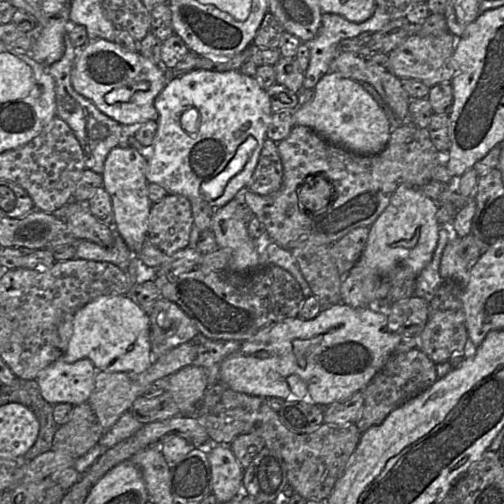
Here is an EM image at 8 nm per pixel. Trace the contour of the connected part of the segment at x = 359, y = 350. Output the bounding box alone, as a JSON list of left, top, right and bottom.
[220,303,400,406]

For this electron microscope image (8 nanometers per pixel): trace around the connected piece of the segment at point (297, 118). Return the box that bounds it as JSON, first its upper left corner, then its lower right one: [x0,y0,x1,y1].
[293,72,392,155]

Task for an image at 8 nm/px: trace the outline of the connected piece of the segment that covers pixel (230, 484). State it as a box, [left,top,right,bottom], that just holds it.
[207,444,243,503]

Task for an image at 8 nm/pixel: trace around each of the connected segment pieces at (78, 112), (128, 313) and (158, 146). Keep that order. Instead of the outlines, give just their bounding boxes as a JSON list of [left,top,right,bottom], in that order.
[[46,35,141,175],[61,295,153,373],[146,68,272,209]]

